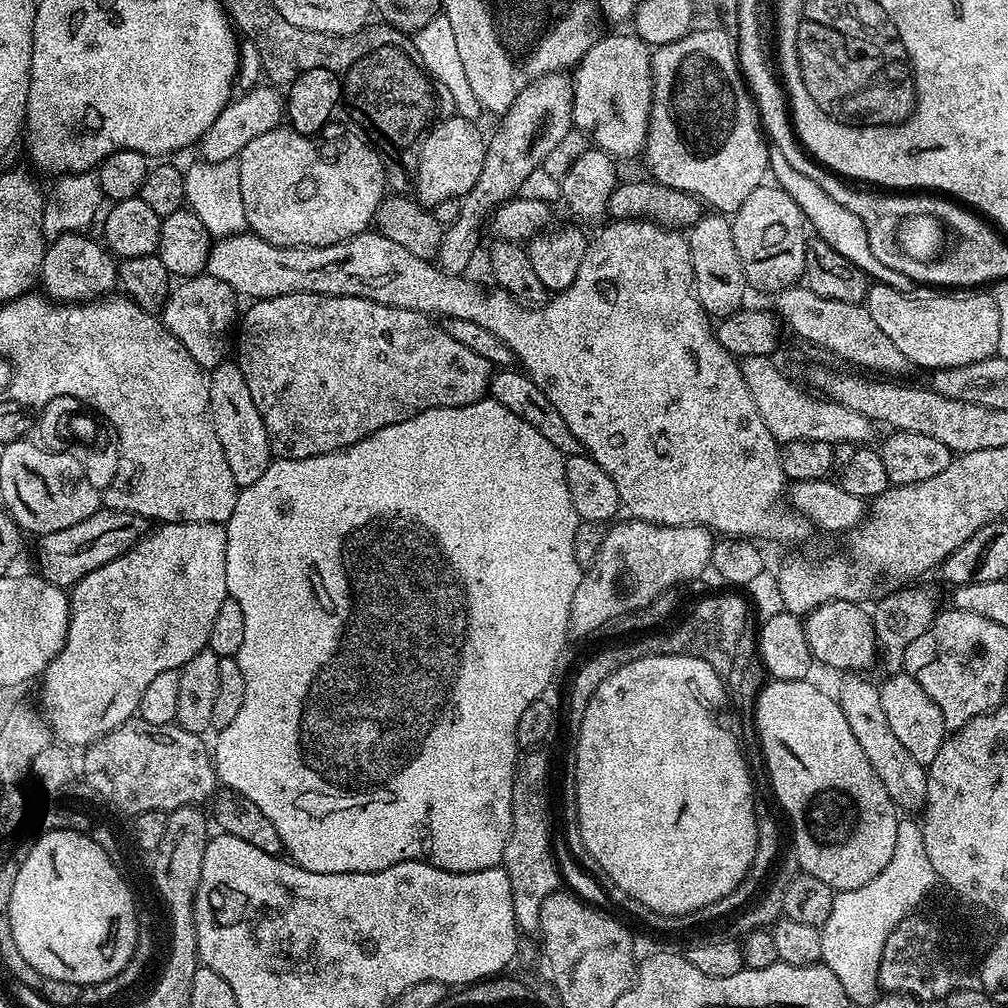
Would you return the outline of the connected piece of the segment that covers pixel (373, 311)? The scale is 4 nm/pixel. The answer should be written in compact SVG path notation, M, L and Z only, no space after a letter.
M299 292L298 294L286 294L285 296L275 296L269 300L257 300L247 305L249 308L243 309L242 315L238 320L238 336L240 332L240 341L234 344L234 360L240 365L242 374L246 378L246 386L250 386L250 398L254 398L254 406L258 406L258 414L262 414L262 422L266 426L266 434L270 438L270 446L273 453L277 457L285 460L297 460L298 458L310 458L311 456L321 456L327 452L338 452L356 444L362 438L366 438L370 434L374 434L378 430L382 430L386 426L394 426L398 422L406 422L406 418L414 418L414 414L422 414L431 408L453 408L454 406L466 406L473 404L488 396L488 381L490 379L490 365L486 362L486 358L482 358L478 354L474 354L474 350L469 350L467 346L462 346L462 342L454 342L454 338L450 338L450 334L446 334L446 330L439 323L436 324L431 315L423 312L415 312L414 310L406 310L405 308L396 308L393 304L379 304L373 300L366 298L358 298L357 296L319 296L313 292Z

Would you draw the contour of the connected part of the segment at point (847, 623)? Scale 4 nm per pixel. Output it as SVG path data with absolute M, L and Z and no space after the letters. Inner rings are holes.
M831 600L808 613L804 620L806 642L812 651L813 661L828 668L841 668L841 673L856 674L878 660L878 645L872 613L863 603L854 600Z

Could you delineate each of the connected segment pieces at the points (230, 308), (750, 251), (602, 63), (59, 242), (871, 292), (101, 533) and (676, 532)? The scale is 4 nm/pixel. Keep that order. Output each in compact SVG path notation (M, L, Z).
M207 274L193 276L185 279L181 286L173 287L168 300L162 309L162 323L186 346L190 358L200 365L201 369L211 370L217 368L229 355L230 340L228 344L228 335L233 335L234 325L238 320L238 308L236 312L236 303L238 297L236 291L226 282L218 282L218 278Z
M772 182L761 184L754 194L750 194L750 198L746 198L746 202L742 202L731 222L734 250L738 250L744 277L753 289L772 294L801 283L806 262L806 221L797 202L786 190Z
M604 34L590 46L583 54L580 60L574 64L576 73L571 73L572 81L572 122L580 132L587 134L590 137L591 143L608 153L613 158L621 158L620 156L637 156L639 157L644 150L644 144L648 141L648 115L652 109L652 52L649 45L645 44L635 34L629 36L609 36Z
M78 232L66 233L45 247L39 279L42 284L44 280L43 291L51 299L57 302L87 302L103 298L113 291L118 280L114 257L103 243L95 244L88 236Z
M873 283L868 290L866 307L870 318L874 318L874 326L902 350L909 365L927 370L966 366L970 362L982 362L986 358L997 355L1000 351L998 338L1002 330L1002 322L998 322L998 306L995 295L988 296L984 290L968 290L963 294L940 294L944 296L920 296L894 290L894 286Z
M101 510L82 518L75 526L66 526L66 530L54 530L54 534L39 537L36 544L36 564L39 575L54 586L68 590L77 584L86 574L114 562L126 550L130 550L149 531L149 521L138 514Z
M635 518L622 520L605 531L602 550L598 550L594 562L581 575L578 590L574 590L568 622L575 635L577 632L580 636L588 636L610 623L616 615L639 613L649 608L661 594L675 589L675 584L696 580L704 571L709 571L714 543L709 529L662 526Z

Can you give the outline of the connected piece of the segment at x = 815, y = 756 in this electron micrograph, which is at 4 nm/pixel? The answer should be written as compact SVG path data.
M769 679L761 687L759 696L756 698L754 719L756 718L756 728L760 731L758 743L763 749L766 775L768 774L772 779L772 792L776 795L777 802L784 807L789 822L792 823L792 844L796 847L796 860L801 864L799 867L814 878L822 878L822 882L826 882L826 886L830 886L836 892L845 892L854 890L858 886L866 886L866 882L870 882L870 878L878 878L878 874L882 874L882 870L886 870L886 862L890 862L890 858L894 858L894 842L898 842L900 820L896 804L890 798L890 794L886 794L886 786L882 786L882 778L878 778L878 774L874 774L874 766L870 766L866 754L862 754L862 746L858 746L854 733L850 731L850 725L846 722L846 714L842 714L839 703L833 697L831 700L822 689L815 688L812 683L811 679Z

